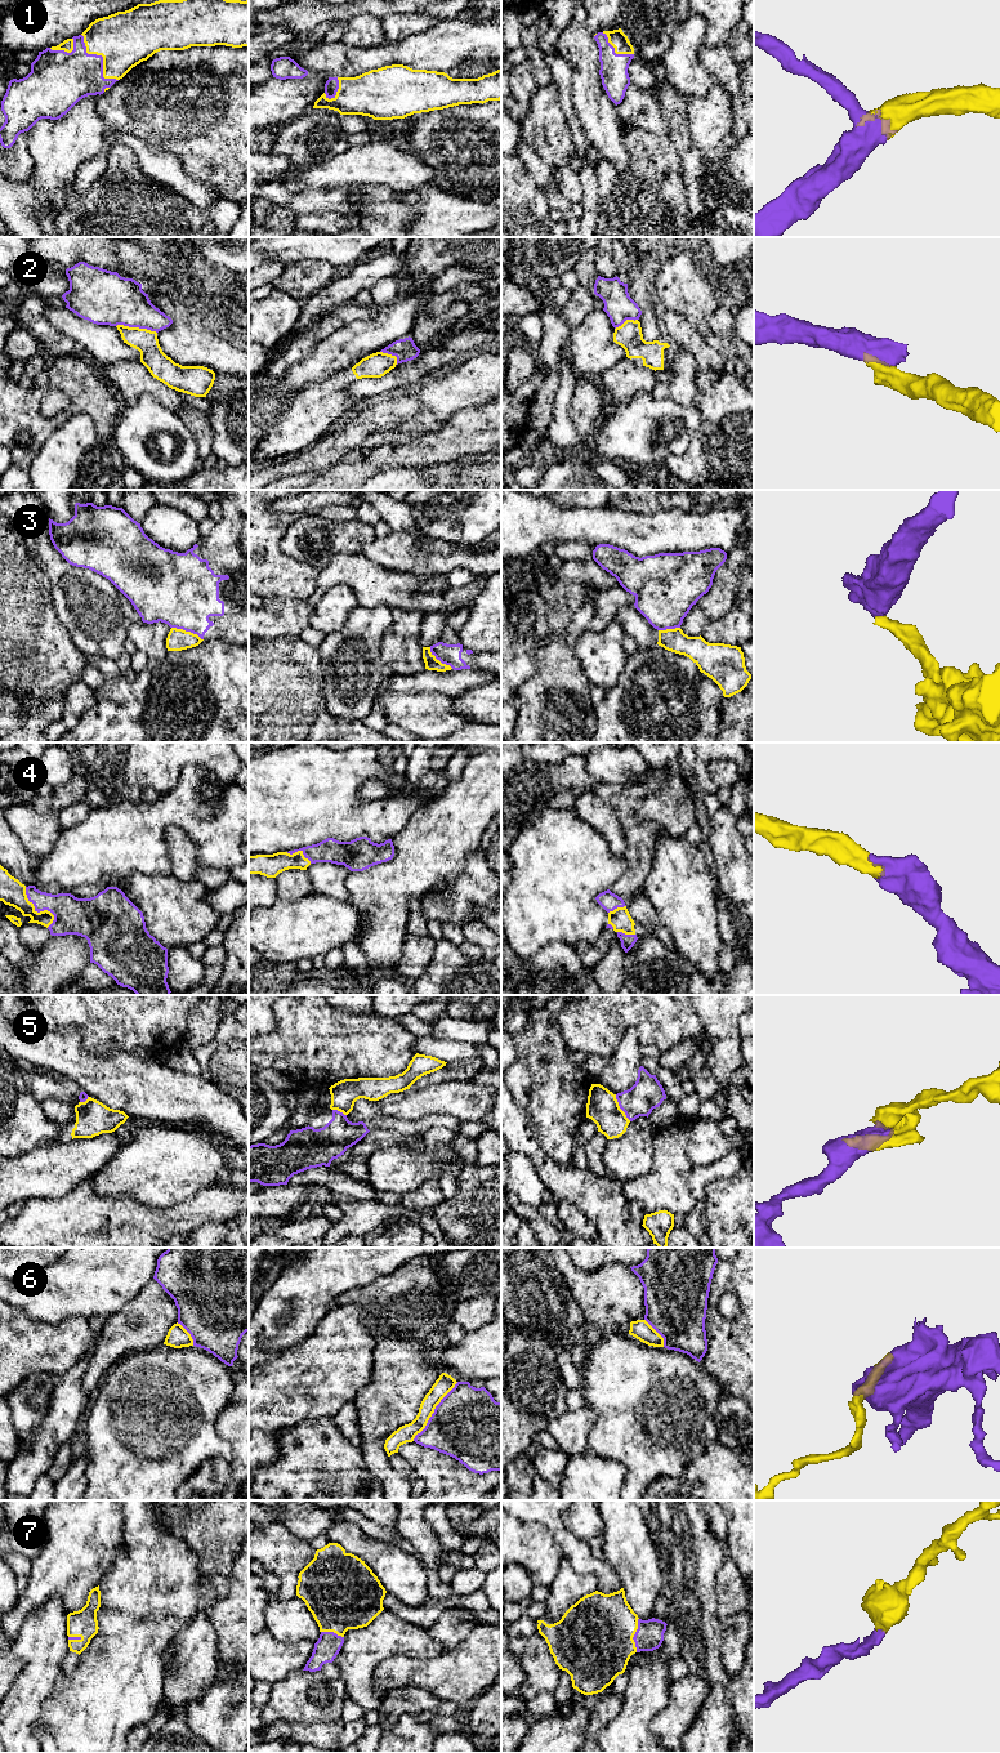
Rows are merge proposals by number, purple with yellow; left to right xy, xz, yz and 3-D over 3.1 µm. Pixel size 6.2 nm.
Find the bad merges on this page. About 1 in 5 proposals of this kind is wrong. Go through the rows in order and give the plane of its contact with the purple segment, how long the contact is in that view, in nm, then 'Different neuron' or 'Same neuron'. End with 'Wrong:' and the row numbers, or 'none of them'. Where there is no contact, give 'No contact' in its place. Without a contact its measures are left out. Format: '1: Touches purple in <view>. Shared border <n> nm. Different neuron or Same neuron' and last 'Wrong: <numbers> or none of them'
1: Touches purple in xy. Shared border 380 nm. Same neuron
2: Touches purple in xy. Shared border 260 nm. Different neuron
3: Touches purple in xy. Shared border 220 nm. Different neuron
4: Touches purple in xy. Shared border 300 nm. Same neuron
5: Touches purple in yz. Shared border 190 nm. Different neuron
6: Touches purple in xz. Shared border 460 nm. Different neuron
7: Touches purple in yz. Shared border 220 nm. Same neuron
Wrong: 2, 3, 5, 6

